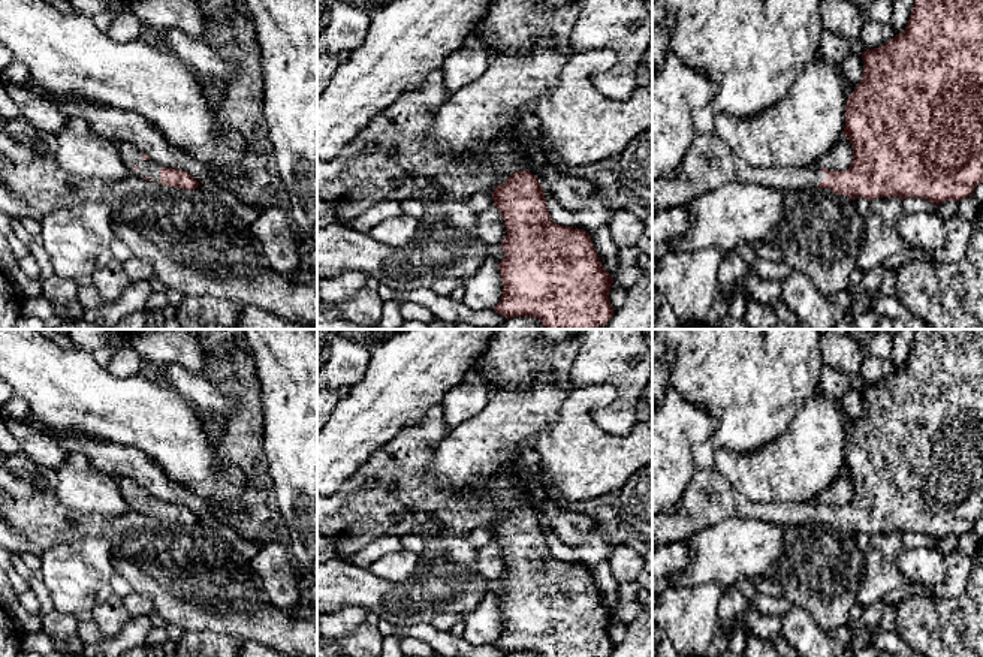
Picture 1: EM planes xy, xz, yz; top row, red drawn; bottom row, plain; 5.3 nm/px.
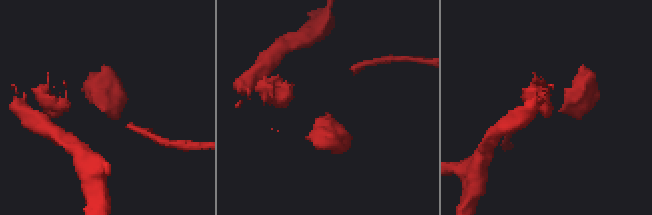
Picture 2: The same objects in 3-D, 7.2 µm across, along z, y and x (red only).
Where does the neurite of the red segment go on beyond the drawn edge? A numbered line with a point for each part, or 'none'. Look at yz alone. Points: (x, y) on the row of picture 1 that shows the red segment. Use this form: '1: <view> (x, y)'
1: yz (709, 163)

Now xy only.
1: xy (130, 156)

